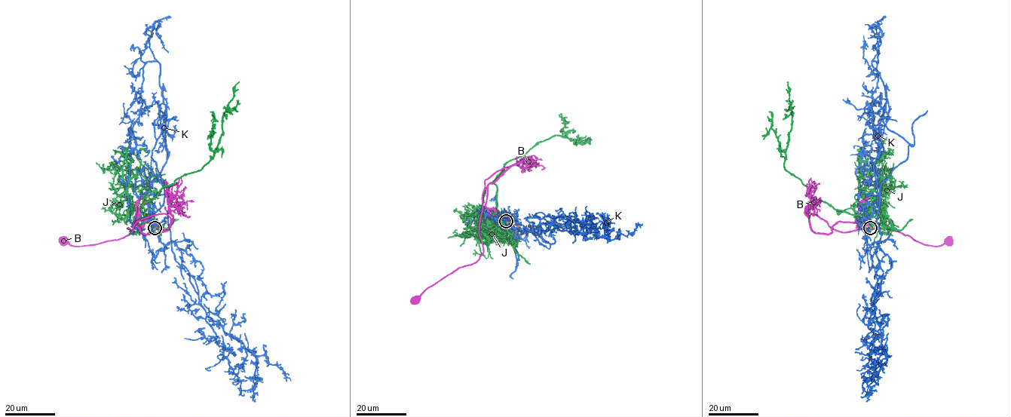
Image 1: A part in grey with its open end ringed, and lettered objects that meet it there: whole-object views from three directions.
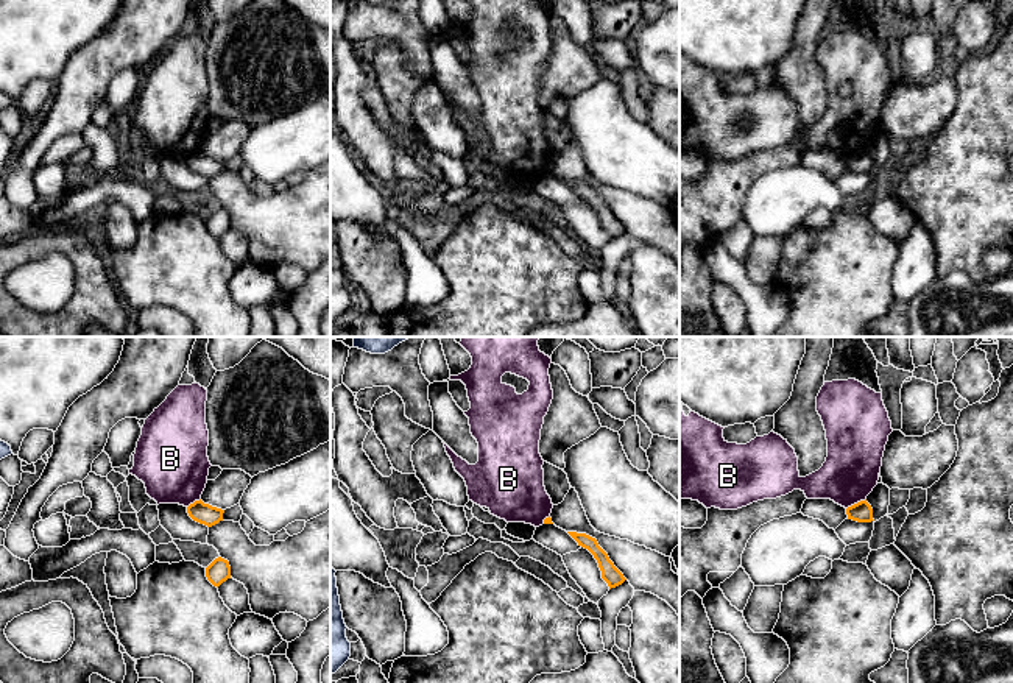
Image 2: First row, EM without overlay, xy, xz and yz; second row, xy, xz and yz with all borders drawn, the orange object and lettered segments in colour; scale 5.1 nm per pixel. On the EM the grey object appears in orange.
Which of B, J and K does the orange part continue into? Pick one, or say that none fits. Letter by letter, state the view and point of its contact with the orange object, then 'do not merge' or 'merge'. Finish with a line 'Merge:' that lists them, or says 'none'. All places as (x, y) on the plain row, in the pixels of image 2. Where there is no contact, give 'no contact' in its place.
B: yz (857, 153) | do not merge
J: no contact | do not merge
K: no contact | merge
Merge: K

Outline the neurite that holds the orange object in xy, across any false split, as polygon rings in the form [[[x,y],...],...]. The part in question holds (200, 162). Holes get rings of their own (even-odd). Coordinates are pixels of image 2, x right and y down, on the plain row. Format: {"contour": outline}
{"contour": [[[199,150],[187,157],[187,164],[193,172],[212,178],[223,172],[224,161],[204,154]]]}

